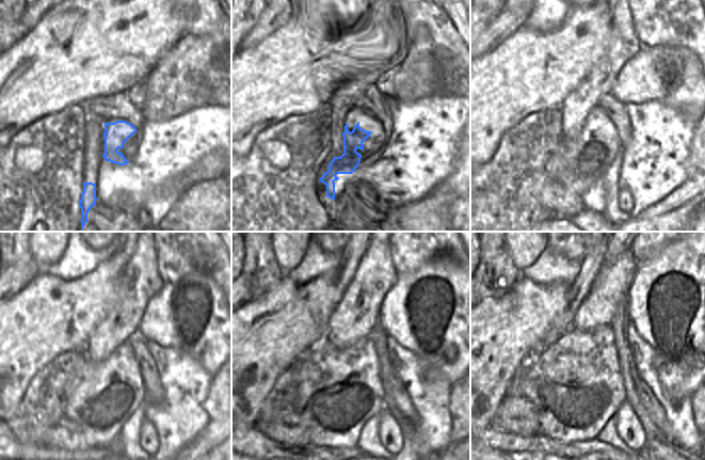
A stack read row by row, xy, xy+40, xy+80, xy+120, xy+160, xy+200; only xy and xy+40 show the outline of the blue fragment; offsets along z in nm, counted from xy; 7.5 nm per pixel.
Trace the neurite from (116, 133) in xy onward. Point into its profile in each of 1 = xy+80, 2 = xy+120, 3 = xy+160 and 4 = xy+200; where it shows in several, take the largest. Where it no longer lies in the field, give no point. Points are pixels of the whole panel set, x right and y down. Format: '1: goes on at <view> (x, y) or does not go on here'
1: goes on at xy+80 (586, 163)
2: goes on at xy+120 (113, 378)
3: goes on at xy+160 (331, 402)
4: goes on at xy+200 (571, 400)

